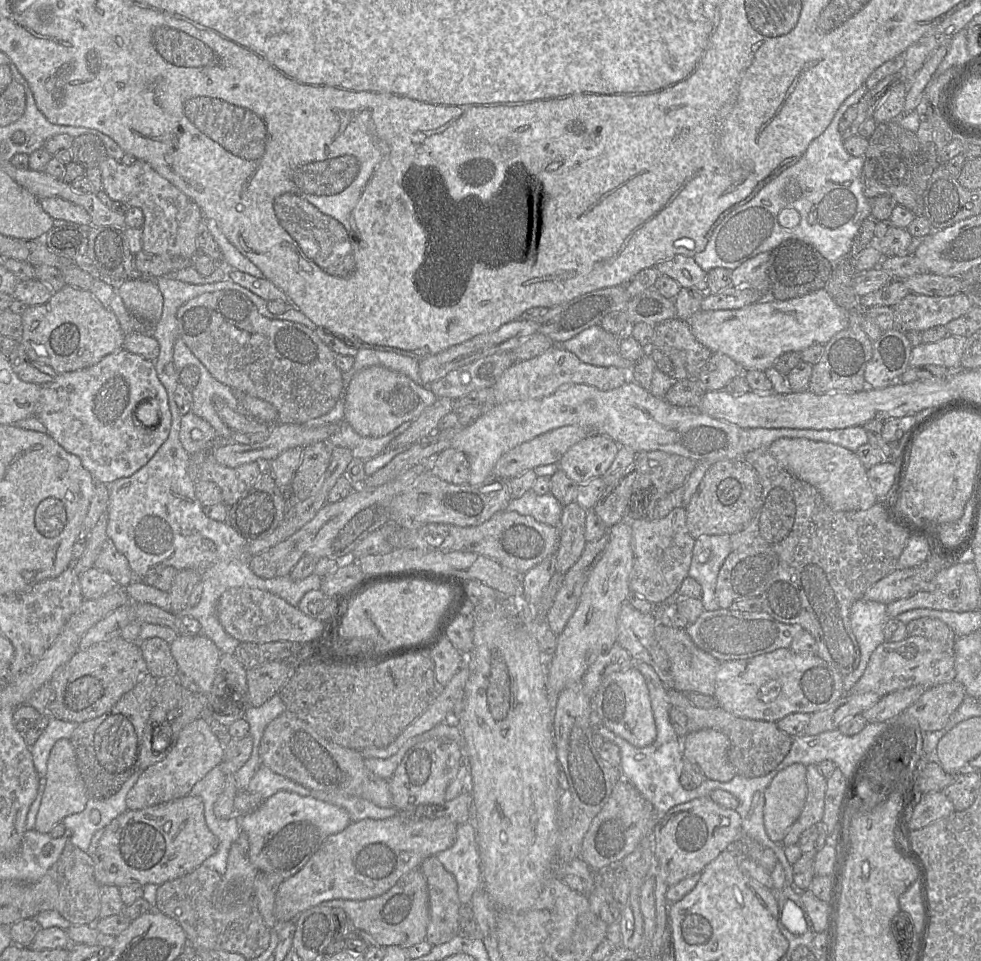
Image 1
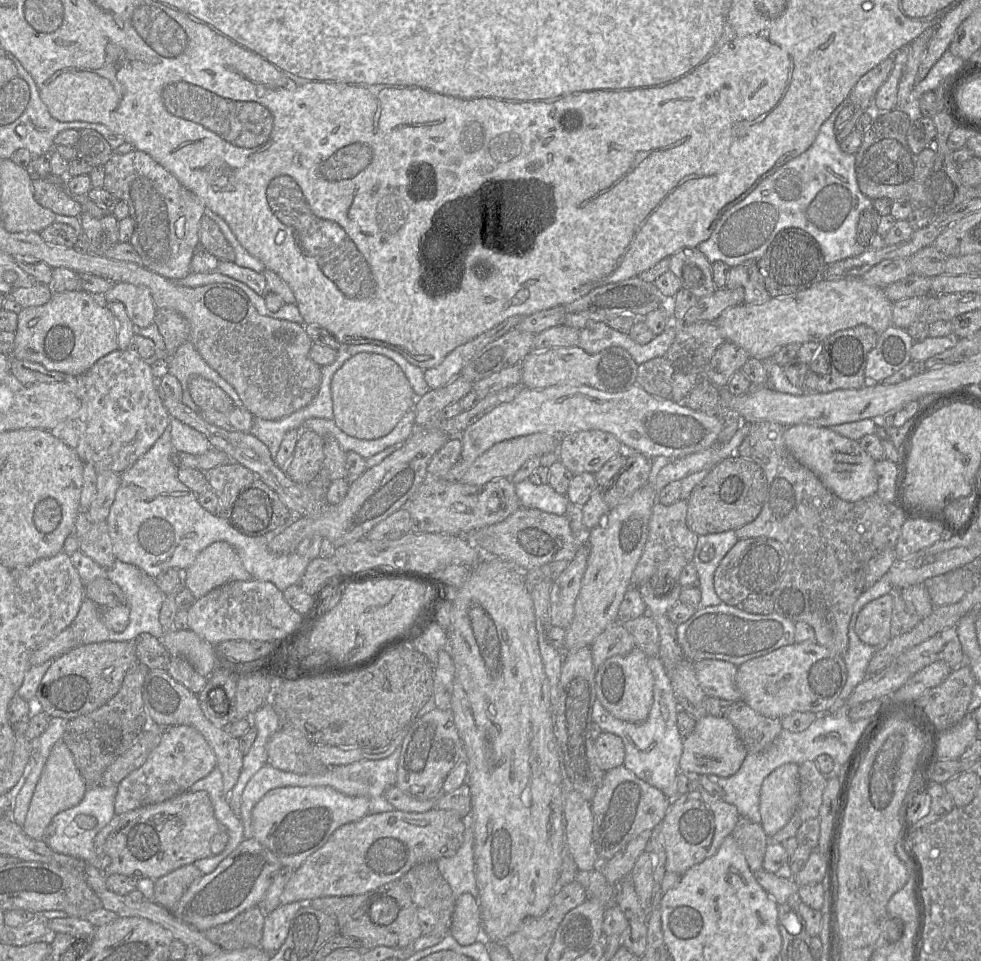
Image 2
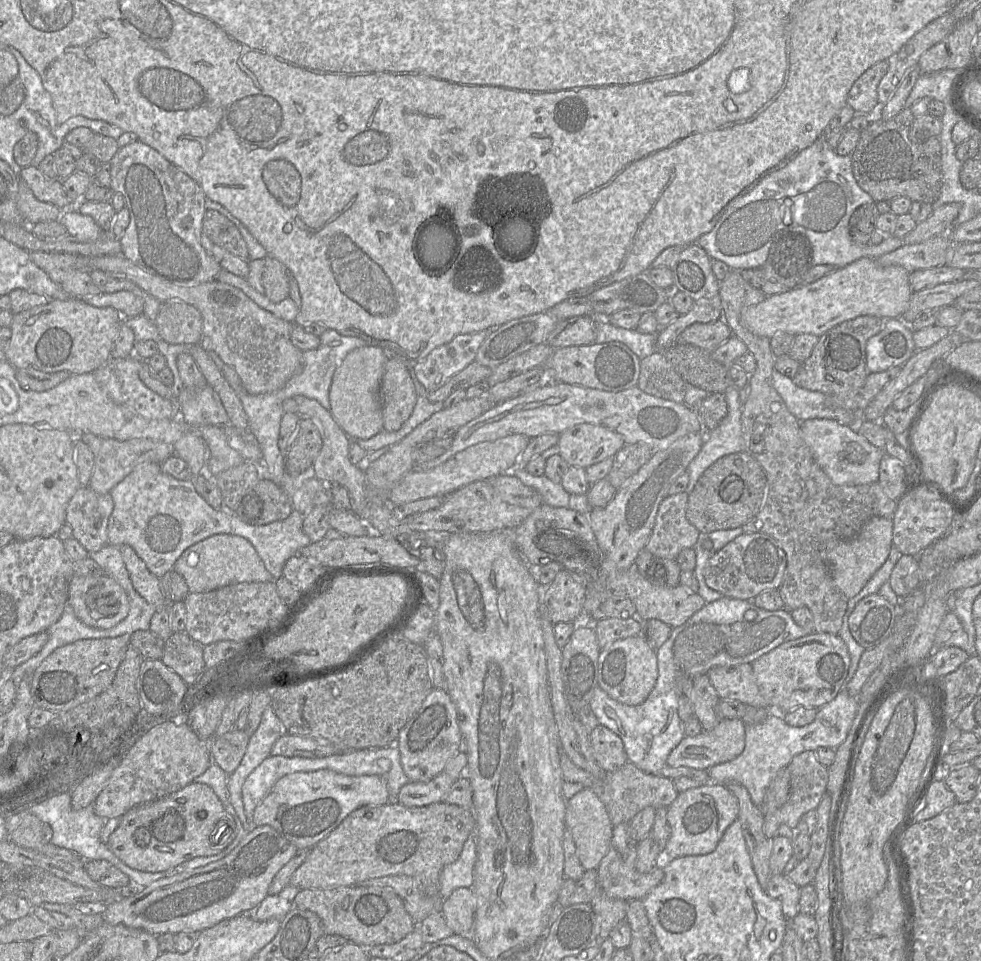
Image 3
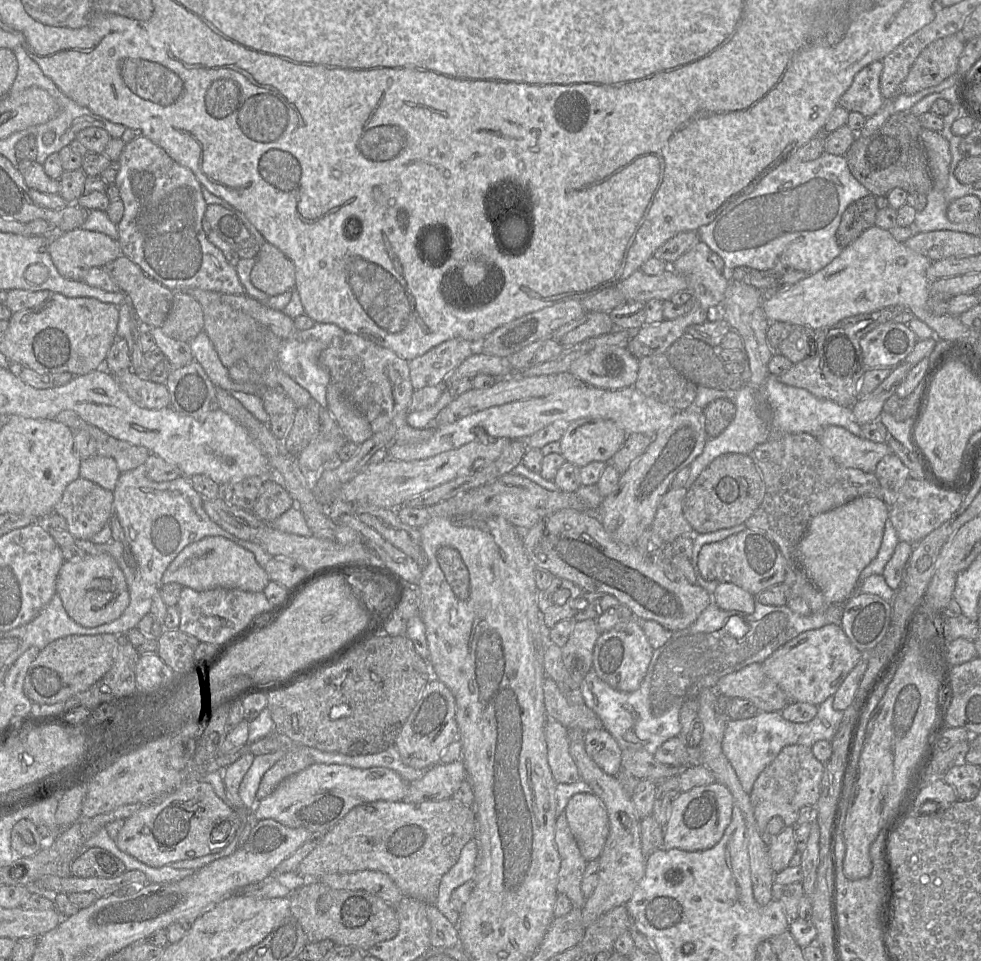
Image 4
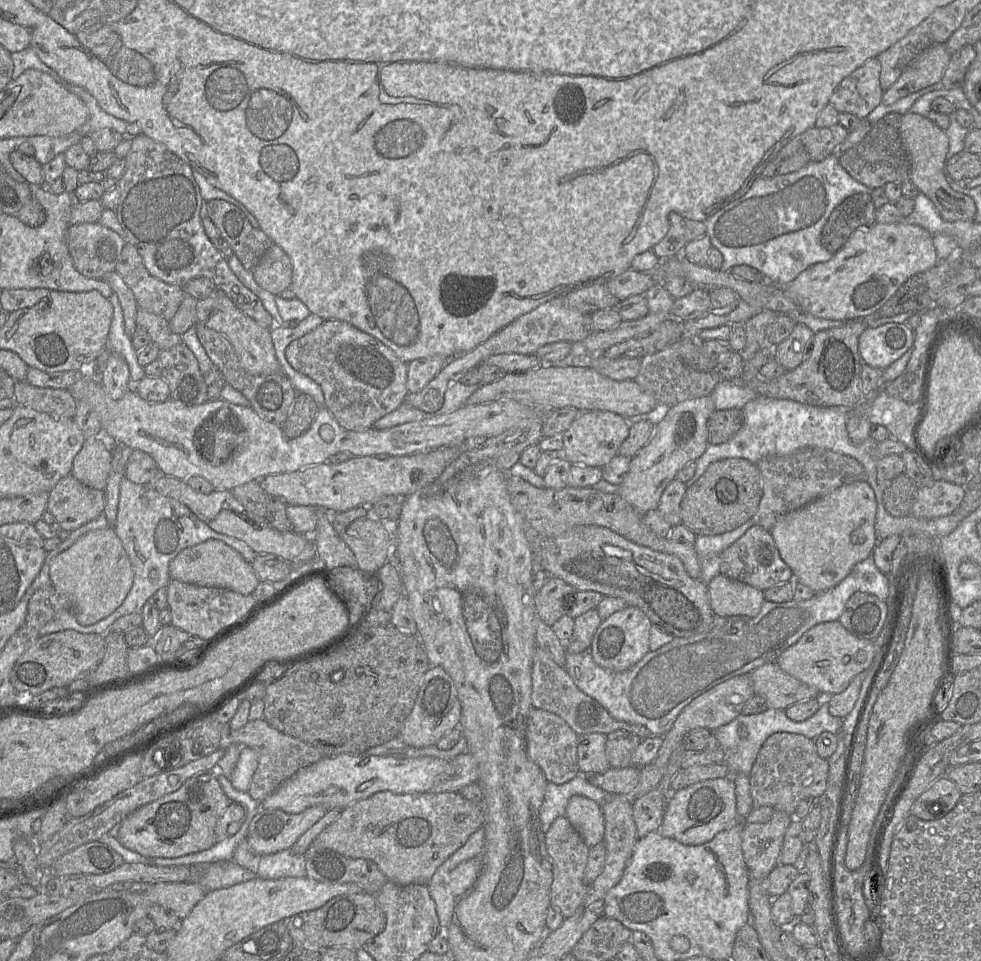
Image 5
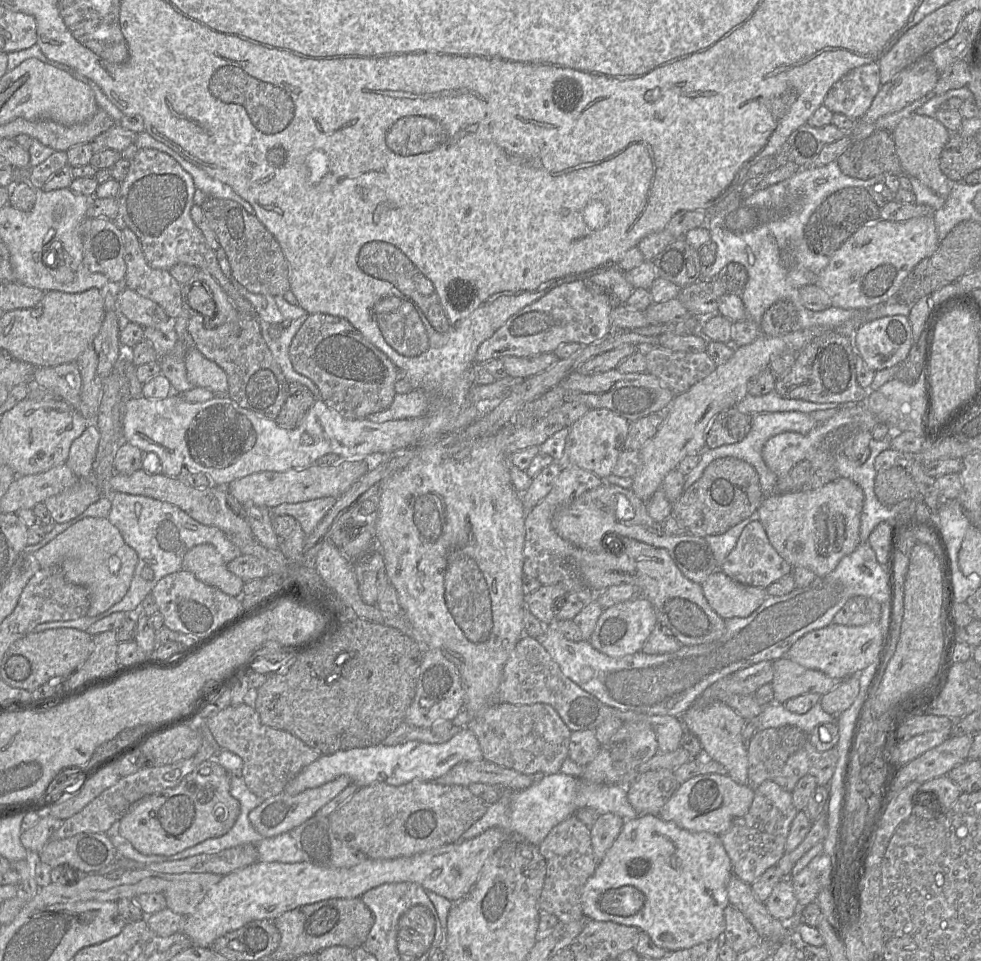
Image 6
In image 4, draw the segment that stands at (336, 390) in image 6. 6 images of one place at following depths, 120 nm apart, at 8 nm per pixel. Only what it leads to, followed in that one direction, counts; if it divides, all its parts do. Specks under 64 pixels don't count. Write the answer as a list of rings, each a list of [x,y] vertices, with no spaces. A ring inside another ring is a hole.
[[[345,333],[333,338],[330,345],[321,352],[319,362],[328,370],[331,382],[367,419],[373,433],[394,426],[393,442],[398,444],[420,443],[431,437],[433,428],[416,429],[406,423],[408,407],[414,392],[407,360],[362,336]]]

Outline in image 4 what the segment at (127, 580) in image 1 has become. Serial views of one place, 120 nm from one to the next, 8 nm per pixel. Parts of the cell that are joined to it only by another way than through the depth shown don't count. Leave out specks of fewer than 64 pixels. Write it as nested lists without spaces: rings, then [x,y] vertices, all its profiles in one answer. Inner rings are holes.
[[[84,478],[69,483],[53,512],[63,517],[75,539],[90,540],[113,515],[113,492]]]

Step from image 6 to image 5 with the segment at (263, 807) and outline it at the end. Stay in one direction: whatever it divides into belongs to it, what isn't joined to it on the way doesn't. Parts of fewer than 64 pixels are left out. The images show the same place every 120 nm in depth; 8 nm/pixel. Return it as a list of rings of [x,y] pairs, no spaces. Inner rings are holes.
[[[322,805],[310,807],[299,814],[262,808],[249,825],[249,846],[259,856],[290,849],[327,811]]]

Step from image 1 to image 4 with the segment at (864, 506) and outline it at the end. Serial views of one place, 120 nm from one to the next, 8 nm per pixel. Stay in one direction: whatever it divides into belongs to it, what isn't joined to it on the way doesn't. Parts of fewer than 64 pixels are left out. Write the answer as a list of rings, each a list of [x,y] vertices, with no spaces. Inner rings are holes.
[[[840,426],[825,427],[816,439],[837,464],[867,473],[874,473],[881,459],[892,453],[887,443],[867,440]]]

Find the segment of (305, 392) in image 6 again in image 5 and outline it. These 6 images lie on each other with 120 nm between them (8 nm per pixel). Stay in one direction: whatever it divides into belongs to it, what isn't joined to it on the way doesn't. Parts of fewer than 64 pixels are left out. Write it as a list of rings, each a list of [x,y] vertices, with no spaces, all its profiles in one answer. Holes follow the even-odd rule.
[[[297,392],[291,410],[281,426],[289,439],[301,436],[312,424],[320,407],[312,396]]]

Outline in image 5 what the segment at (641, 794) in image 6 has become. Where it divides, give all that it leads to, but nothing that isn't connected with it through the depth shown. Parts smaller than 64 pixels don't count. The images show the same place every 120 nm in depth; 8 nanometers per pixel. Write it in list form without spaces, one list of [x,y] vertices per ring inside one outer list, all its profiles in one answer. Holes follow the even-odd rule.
[[[657,787],[647,794],[632,800],[633,819],[639,838],[659,831],[669,797]]]

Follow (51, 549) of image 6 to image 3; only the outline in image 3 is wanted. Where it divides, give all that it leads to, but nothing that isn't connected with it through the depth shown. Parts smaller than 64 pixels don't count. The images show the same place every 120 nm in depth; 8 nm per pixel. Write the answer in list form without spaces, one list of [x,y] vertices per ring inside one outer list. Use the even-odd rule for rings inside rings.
[[[74,574],[69,582],[68,601],[76,617],[84,624],[109,629],[122,621],[129,613],[130,603],[126,592],[110,575],[81,576]]]

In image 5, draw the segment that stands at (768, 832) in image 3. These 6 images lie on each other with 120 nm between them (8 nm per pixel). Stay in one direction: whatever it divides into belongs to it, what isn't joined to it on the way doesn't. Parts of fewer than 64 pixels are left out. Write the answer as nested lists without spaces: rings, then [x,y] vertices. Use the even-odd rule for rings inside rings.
[[[774,733],[761,746],[749,775],[753,808],[769,806],[794,817],[802,799],[824,794],[828,772],[828,760],[817,754],[813,740],[795,733]]]

